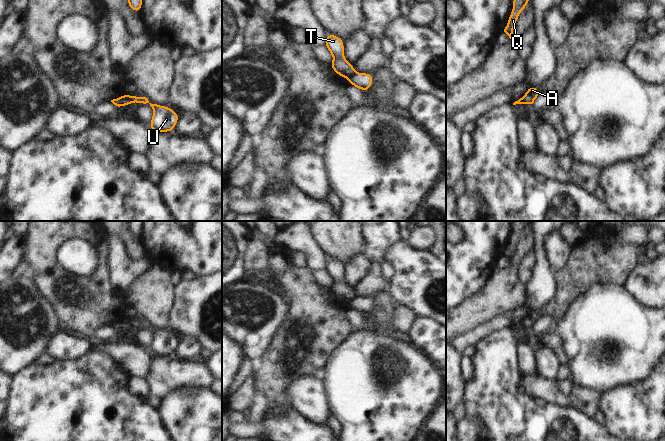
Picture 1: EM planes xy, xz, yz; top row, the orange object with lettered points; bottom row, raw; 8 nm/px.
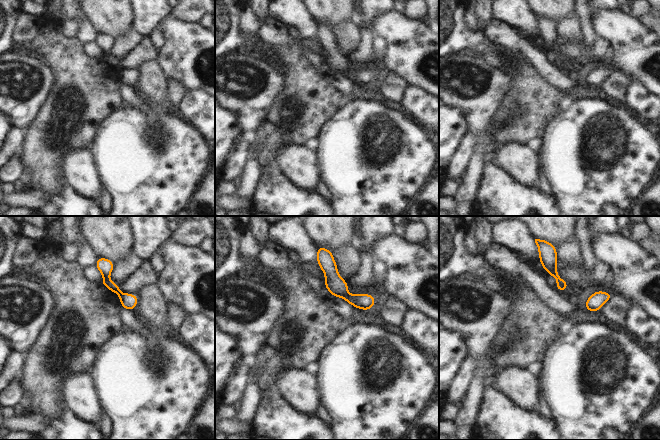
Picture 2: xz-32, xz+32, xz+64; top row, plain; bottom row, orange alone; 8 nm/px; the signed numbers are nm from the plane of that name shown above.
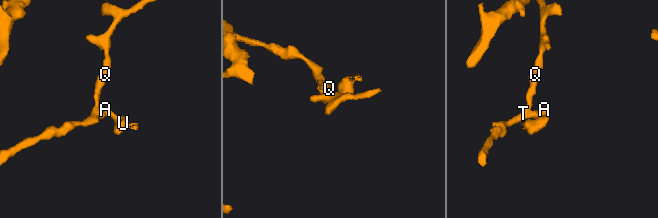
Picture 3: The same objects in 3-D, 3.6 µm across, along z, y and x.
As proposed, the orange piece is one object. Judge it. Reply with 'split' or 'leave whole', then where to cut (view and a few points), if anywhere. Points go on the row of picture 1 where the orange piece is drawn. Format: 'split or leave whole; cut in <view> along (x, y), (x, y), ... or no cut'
split; cut in xz along (355, 72), (348, 78)

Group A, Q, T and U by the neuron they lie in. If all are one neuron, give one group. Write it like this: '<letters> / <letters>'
A U / Q T

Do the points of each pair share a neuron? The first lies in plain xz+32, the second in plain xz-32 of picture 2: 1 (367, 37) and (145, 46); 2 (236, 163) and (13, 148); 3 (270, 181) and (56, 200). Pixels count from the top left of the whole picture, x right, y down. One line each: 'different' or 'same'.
1: same
2: different
3: same

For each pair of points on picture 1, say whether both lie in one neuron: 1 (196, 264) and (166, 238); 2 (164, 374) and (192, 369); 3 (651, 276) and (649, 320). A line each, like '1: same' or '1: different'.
1: same
2: same
3: different

